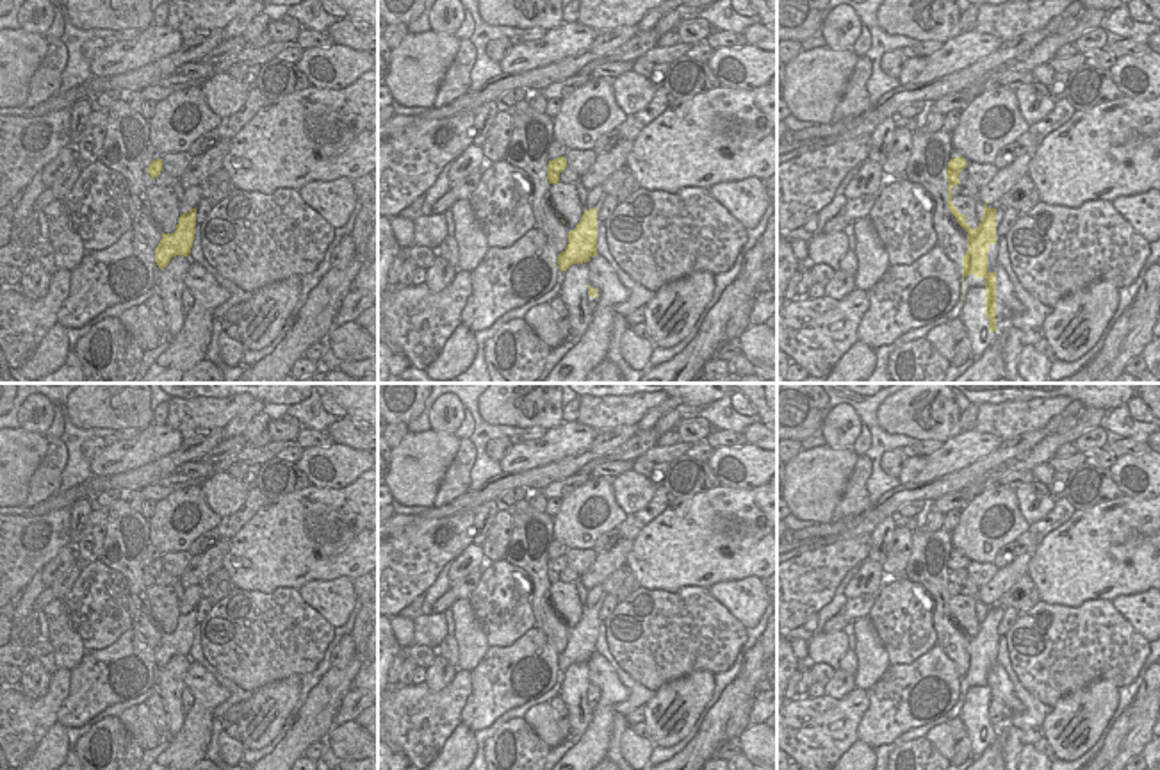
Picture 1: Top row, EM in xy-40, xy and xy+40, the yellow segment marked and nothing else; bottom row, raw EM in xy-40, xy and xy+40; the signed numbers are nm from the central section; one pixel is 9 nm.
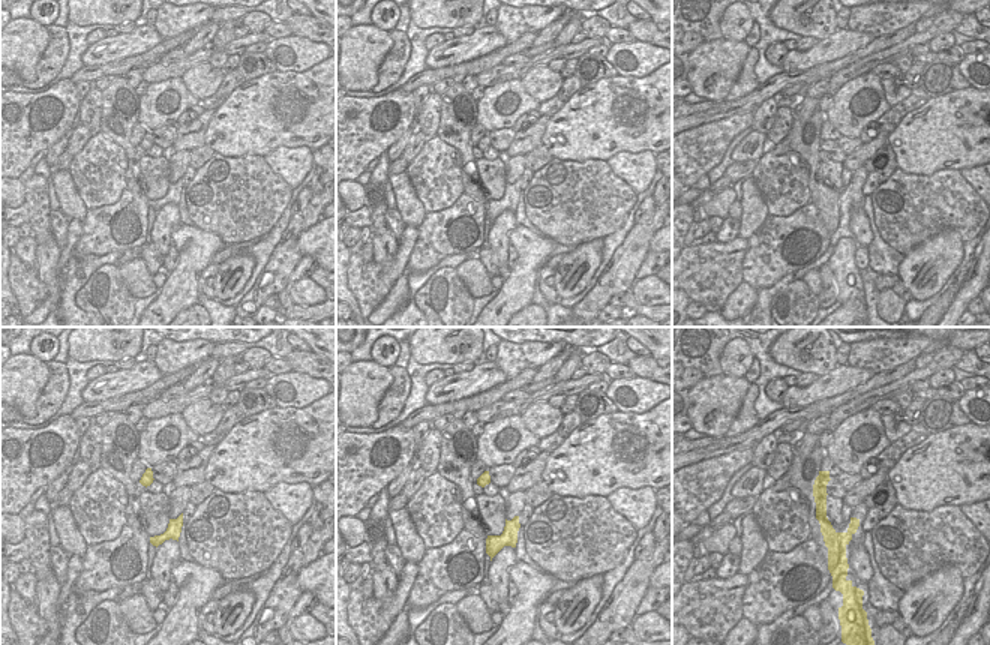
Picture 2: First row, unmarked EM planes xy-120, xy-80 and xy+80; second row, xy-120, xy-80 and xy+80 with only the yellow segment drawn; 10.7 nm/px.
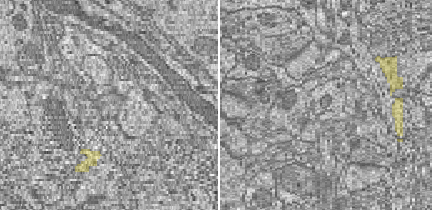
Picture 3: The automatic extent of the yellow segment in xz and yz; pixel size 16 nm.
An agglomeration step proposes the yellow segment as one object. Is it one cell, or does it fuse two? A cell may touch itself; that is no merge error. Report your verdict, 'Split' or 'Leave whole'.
Split

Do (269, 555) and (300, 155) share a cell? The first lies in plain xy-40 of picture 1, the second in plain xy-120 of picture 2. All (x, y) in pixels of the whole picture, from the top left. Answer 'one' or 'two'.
two

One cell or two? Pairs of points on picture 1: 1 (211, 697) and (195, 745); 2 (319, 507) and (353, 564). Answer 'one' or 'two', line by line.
1: one
2: one

